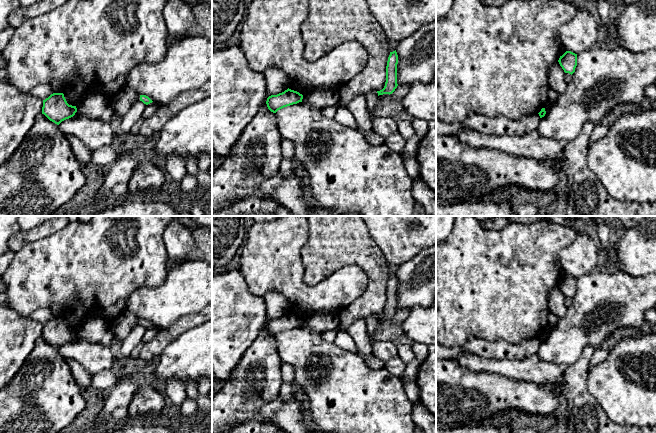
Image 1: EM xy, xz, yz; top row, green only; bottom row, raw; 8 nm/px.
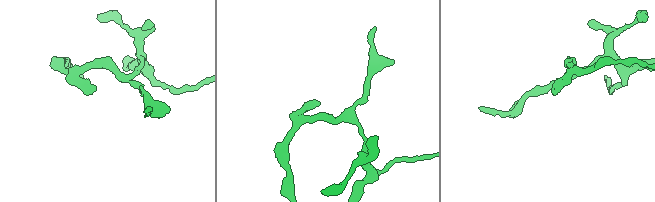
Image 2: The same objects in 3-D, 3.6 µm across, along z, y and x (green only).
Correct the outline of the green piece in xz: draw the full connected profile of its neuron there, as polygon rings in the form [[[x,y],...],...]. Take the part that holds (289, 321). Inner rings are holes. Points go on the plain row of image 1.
[[[288,312],[282,317],[269,320],[266,328],[271,336],[276,337],[278,334],[284,331],[302,326],[302,323],[302,318]]]

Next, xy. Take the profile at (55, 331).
[[[53,317],[43,324],[42,338],[57,349],[73,341],[76,336],[76,330],[69,329],[63,317]]]

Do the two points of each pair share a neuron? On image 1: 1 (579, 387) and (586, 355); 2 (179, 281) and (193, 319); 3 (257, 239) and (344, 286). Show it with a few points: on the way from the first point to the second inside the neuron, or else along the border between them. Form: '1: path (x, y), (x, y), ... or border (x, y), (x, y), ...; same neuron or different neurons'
1: path (579, 379), (579, 370), (582, 363); same neuron
2: border (201, 310), (183, 315), (170, 325); different neurons
3: path (276, 262), (305, 291), (321, 291); same neuron

